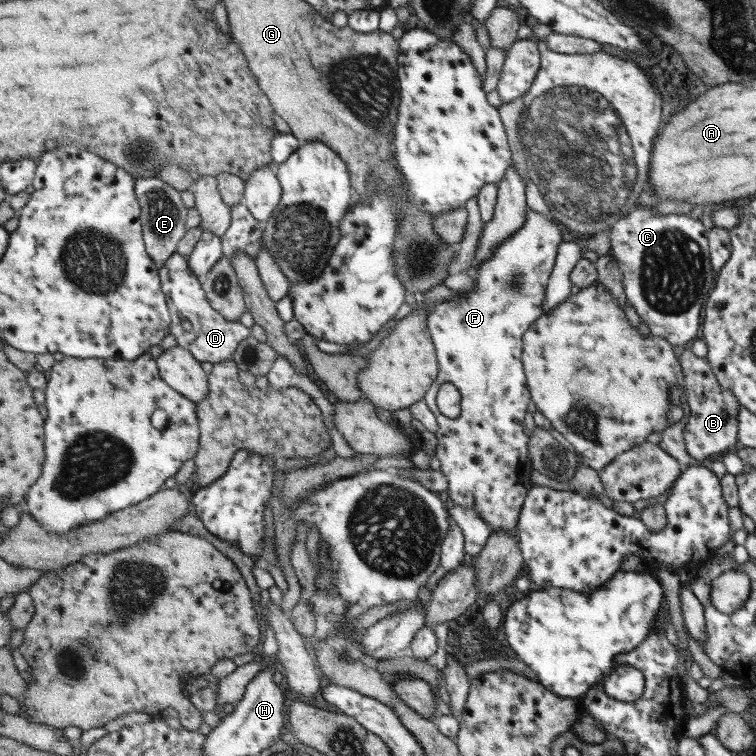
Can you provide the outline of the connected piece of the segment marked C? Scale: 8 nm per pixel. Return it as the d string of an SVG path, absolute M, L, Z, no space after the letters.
M634 208L609 231L609 252L617 260L623 274L623 293L625 302L635 309L639 320L644 322L652 336L663 338L670 346L682 346L695 338L701 324L701 307L704 306L708 292L713 288L716 272L710 266L708 241L705 228L697 220L684 214L652 216L653 208Z

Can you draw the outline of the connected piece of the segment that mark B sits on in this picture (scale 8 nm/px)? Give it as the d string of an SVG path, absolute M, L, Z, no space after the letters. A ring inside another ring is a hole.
M684 350L678 361L683 371L683 379L685 379L686 403L689 407L689 416L683 425L684 447L689 457L695 462L702 462L707 456L725 451L735 444L737 410L741 406L733 392L717 383L709 361L695 356L690 350Z

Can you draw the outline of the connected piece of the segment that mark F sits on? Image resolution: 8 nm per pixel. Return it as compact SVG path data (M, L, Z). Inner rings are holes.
M530 210L525 225L520 230L517 230L517 233L512 238L507 238L504 242L500 243L501 245L497 245L497 249L493 251L490 260L483 262L478 268L473 269L473 272L478 275L476 276L477 285L475 285L475 291L463 291L462 293L465 297L453 297L453 299L449 299L447 302L438 304L434 307L432 313L429 314L428 328L436 344L437 358L440 359L439 376L424 398L439 421L439 430L434 433L437 437L435 455L441 464L441 472L447 479L447 489L450 491L449 497L453 500L453 504L477 509L479 515L491 525L491 532L501 531L501 529L505 529L505 531L518 531L521 511L524 508L527 492L529 492L529 488L531 488L531 474L533 474L533 470L531 470L531 464L529 464L530 436L525 434L525 414L527 414L527 408L529 408L529 404L531 404L532 391L528 387L528 376L524 368L524 335L531 329L532 324L544 315L543 306L545 304L545 298L548 297L549 280L552 278L553 270L556 269L556 259L558 258L557 250L559 250L564 243L565 238L563 238L563 232L561 232L561 228L553 222L553 218L547 218L547 216L543 216L543 214L535 212L535 210ZM445 382L453 382L461 391L462 402L459 418L449 418L445 416L438 406L438 392L441 385L445 384Z

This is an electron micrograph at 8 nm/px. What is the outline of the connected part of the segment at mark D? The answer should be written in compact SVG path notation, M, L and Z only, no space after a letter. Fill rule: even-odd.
M174 254L160 268L160 278L165 294L168 295L169 312L172 315L170 334L175 337L178 346L185 347L199 362L209 361L213 365L233 358L235 351L243 340L251 337L251 328L241 322L227 320L211 306L207 299L202 280L197 279L191 272L187 257Z

